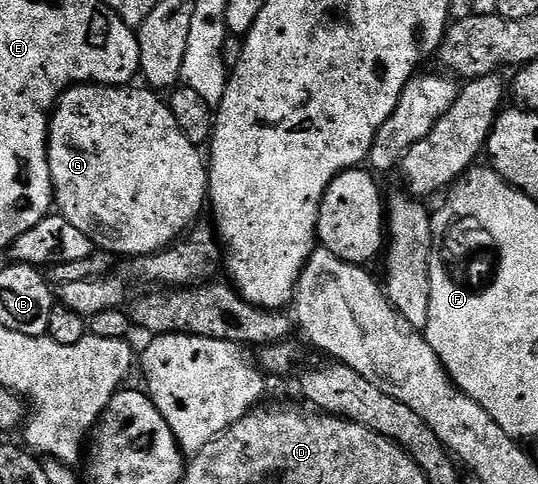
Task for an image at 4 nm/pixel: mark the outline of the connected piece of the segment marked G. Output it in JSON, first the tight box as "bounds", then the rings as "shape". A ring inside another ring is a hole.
{"bounds":[47,84,209,258],"shape":[[[77,84],[74,88],[67,89],[60,96],[59,103],[55,105],[49,116],[47,157],[49,158],[53,204],[58,215],[65,217],[69,222],[73,222],[73,226],[77,226],[77,230],[81,230],[81,234],[85,234],[93,241],[96,249],[110,252],[116,257],[142,258],[152,256],[154,252],[162,252],[164,248],[170,248],[202,217],[199,215],[205,212],[209,204],[209,189],[207,187],[209,164],[204,153],[203,156],[199,153],[202,152],[200,145],[189,142],[189,138],[185,138],[185,134],[181,134],[181,126],[177,126],[177,118],[173,118],[170,103],[166,99],[158,100],[155,97],[158,95],[150,87],[135,87],[112,86],[110,84]]]}

